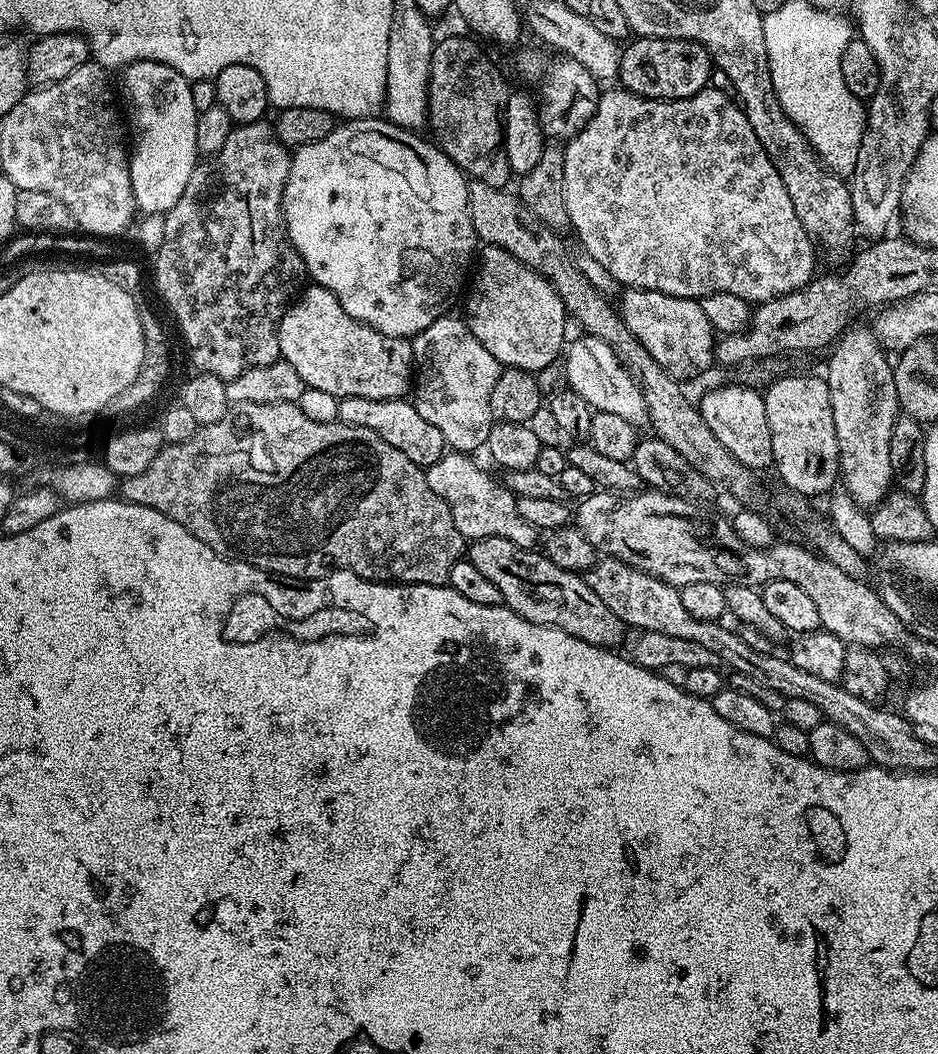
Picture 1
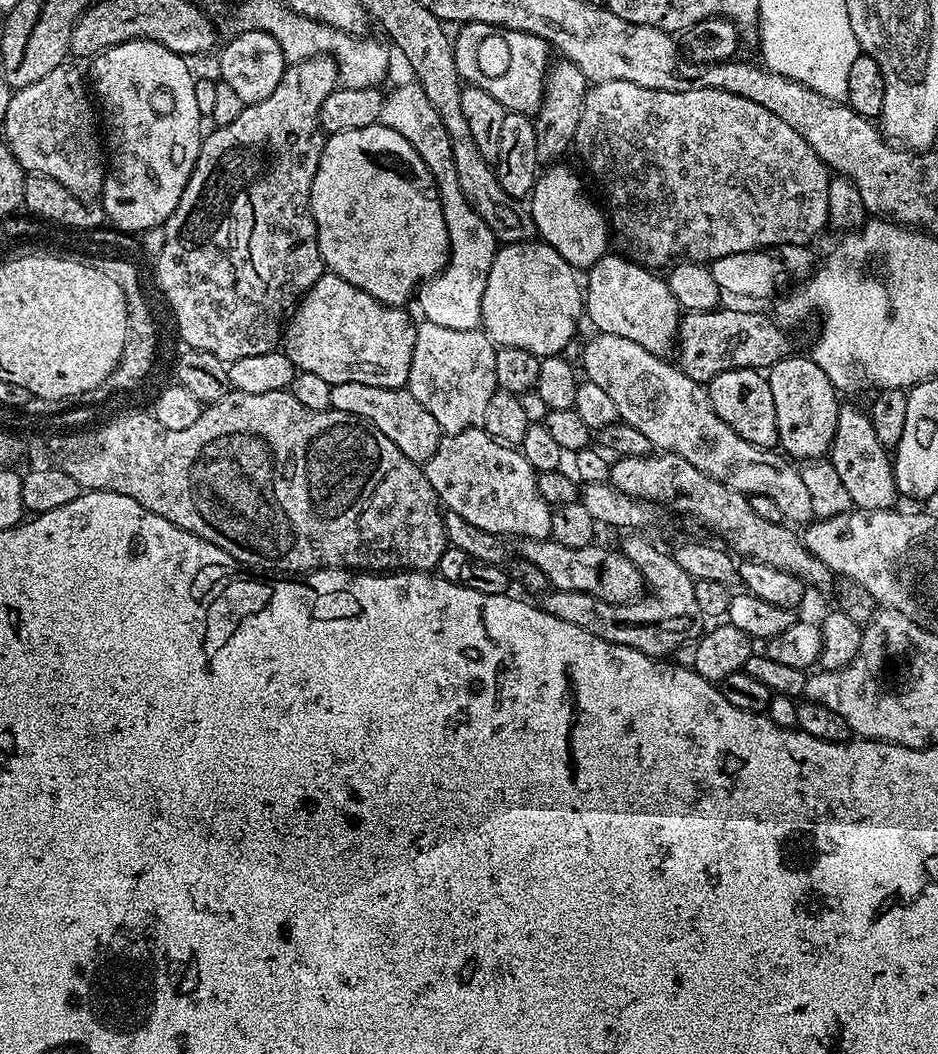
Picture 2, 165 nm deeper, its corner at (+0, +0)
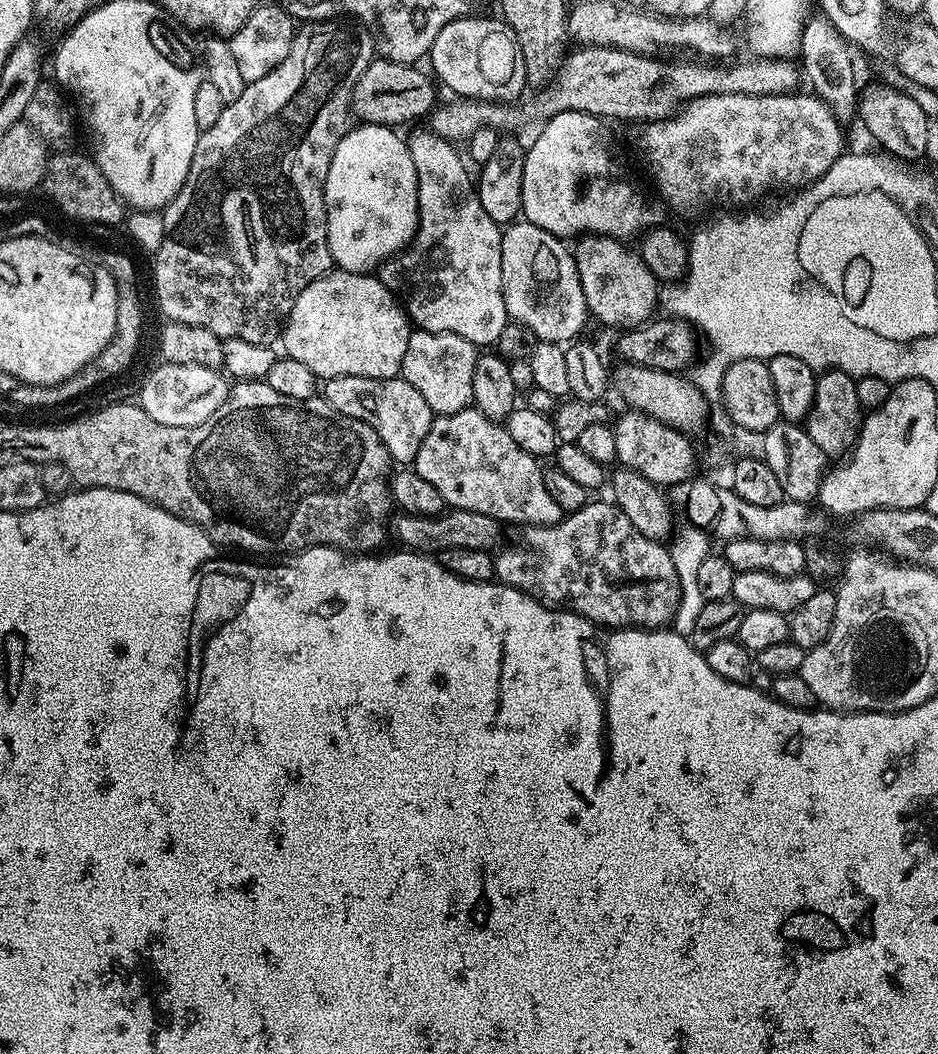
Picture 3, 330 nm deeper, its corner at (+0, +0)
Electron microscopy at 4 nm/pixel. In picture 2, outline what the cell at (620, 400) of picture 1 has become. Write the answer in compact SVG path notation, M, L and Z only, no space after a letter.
M605 332L593 337L584 348L583 375L610 394L614 406L618 406L620 420L646 434L653 449L686 458L690 466L698 466L702 474L722 482L731 492L770 498L781 517L793 525L804 526L813 519L810 494L802 483L800 468L779 451L754 446L754 442L734 434L714 414L705 385L694 382L675 363L667 364L665 357L642 350L630 338Z

